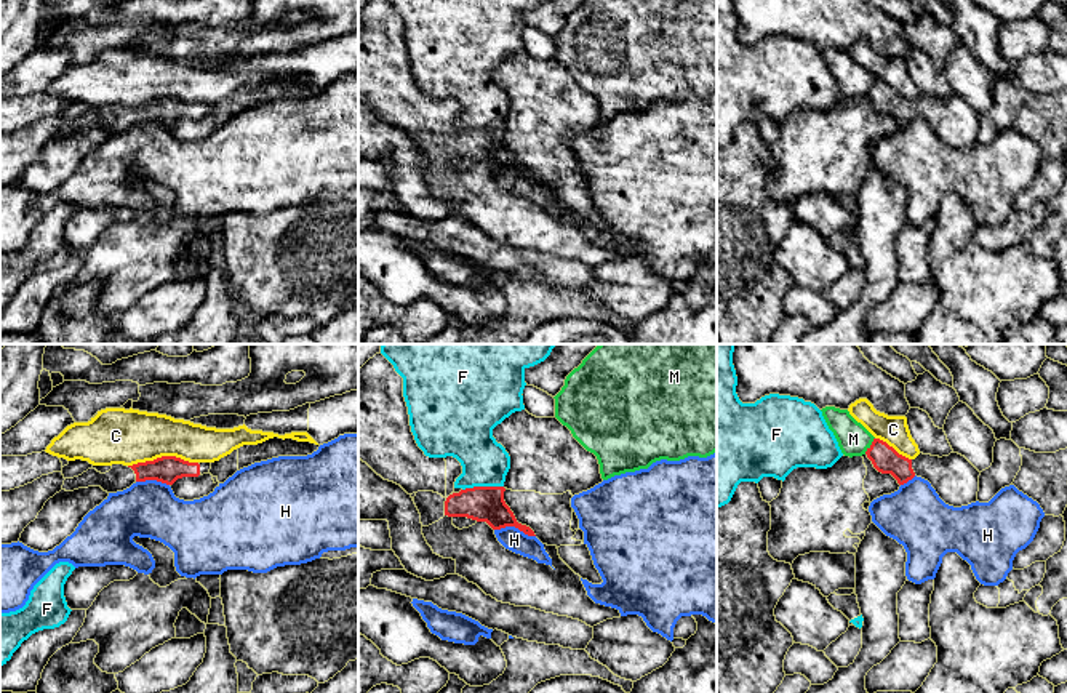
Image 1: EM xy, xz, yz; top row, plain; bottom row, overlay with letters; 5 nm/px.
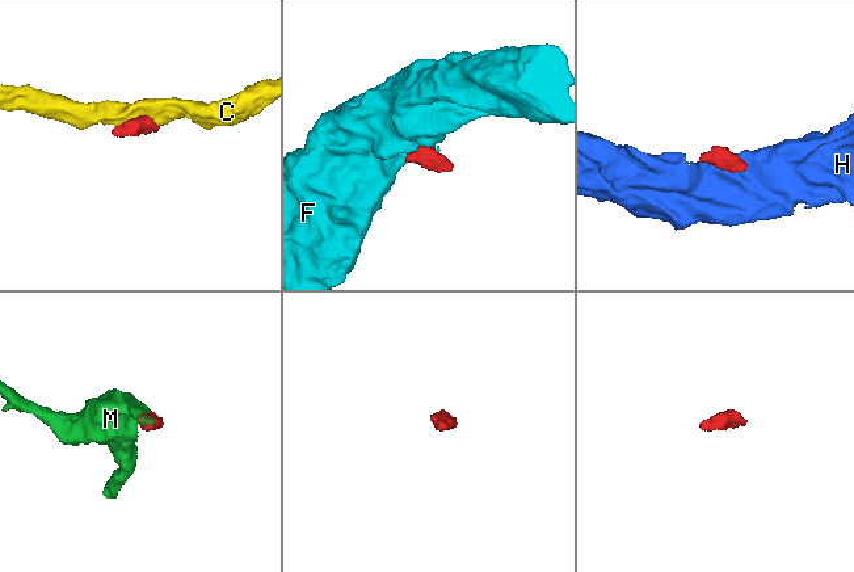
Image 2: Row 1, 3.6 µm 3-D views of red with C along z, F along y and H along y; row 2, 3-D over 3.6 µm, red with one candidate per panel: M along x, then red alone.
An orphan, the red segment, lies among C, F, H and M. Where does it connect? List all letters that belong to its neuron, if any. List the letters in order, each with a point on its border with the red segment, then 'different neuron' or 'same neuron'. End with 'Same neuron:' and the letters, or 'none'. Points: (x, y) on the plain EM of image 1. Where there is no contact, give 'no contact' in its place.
C: contact xy (162, 98); different neuron
F: contact xz (482, 128); different neuron
H: contact xz (515, 168); different neuron
M: contact yz (871, 87); different neuron
Same neuron: none

